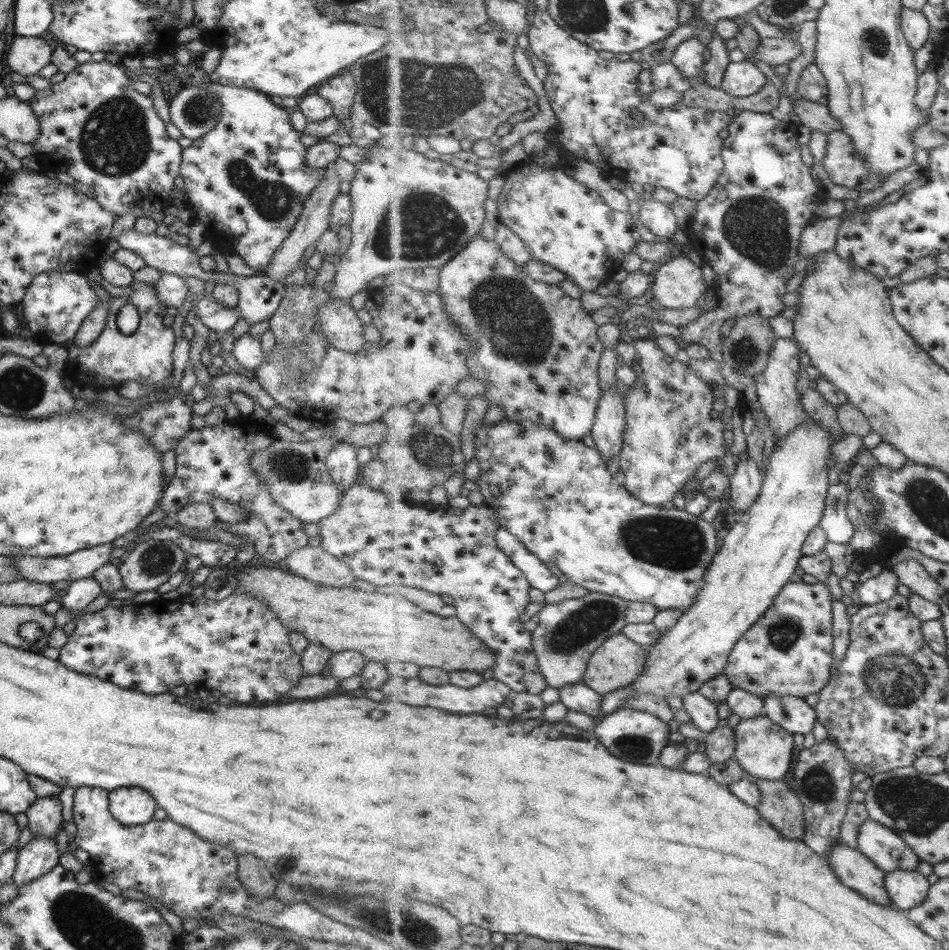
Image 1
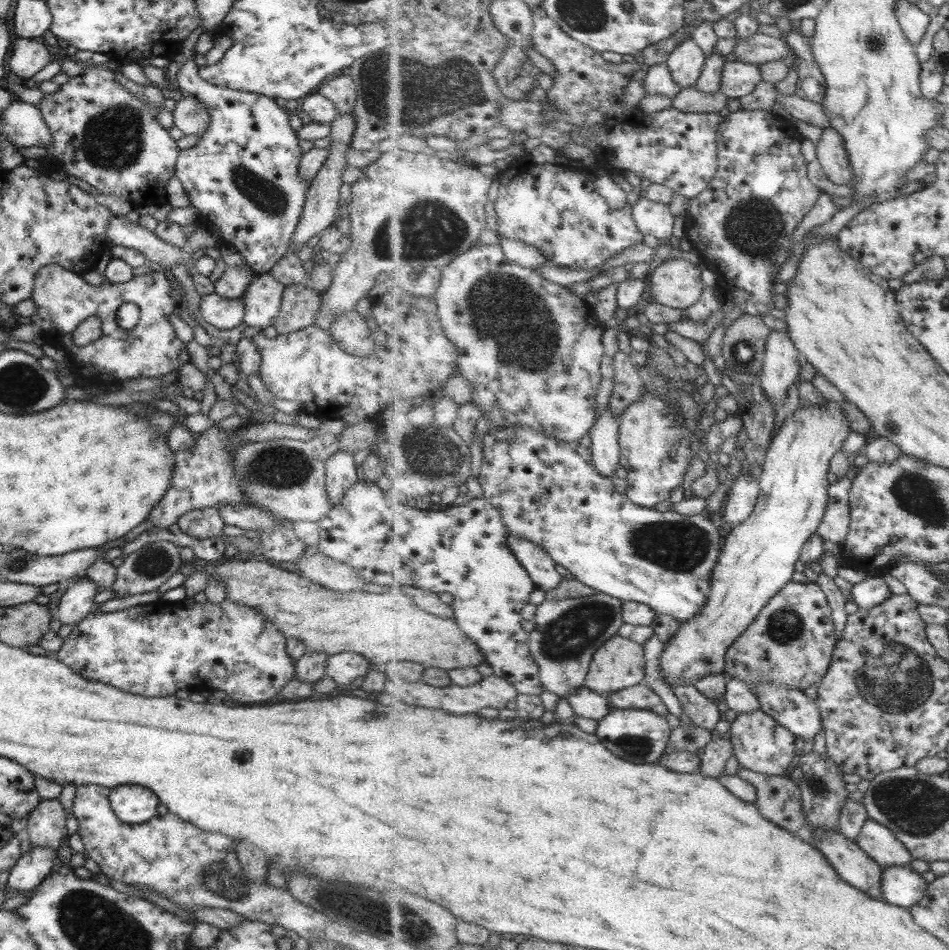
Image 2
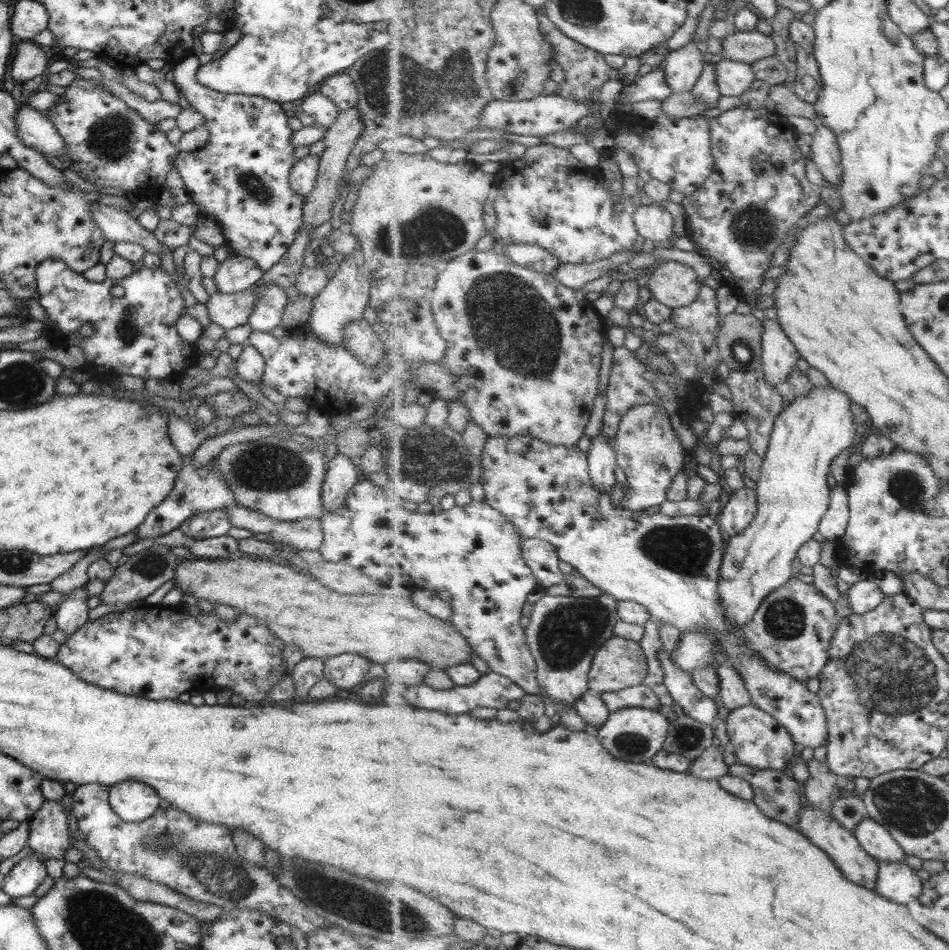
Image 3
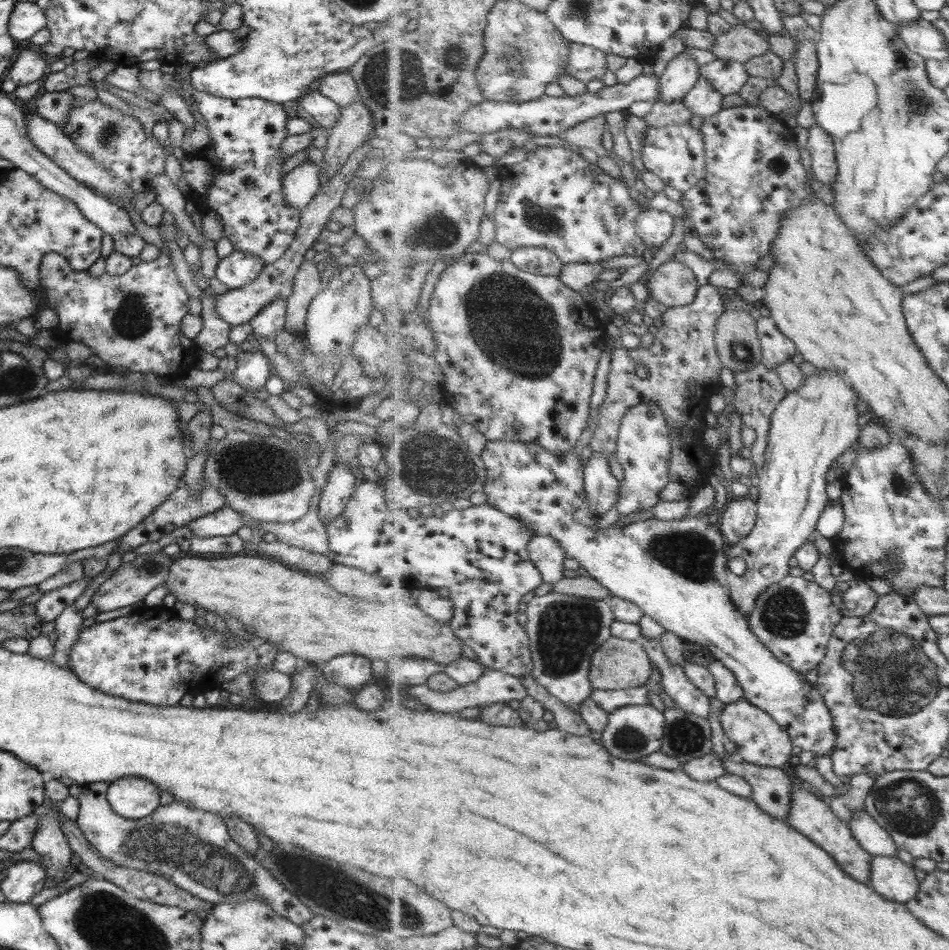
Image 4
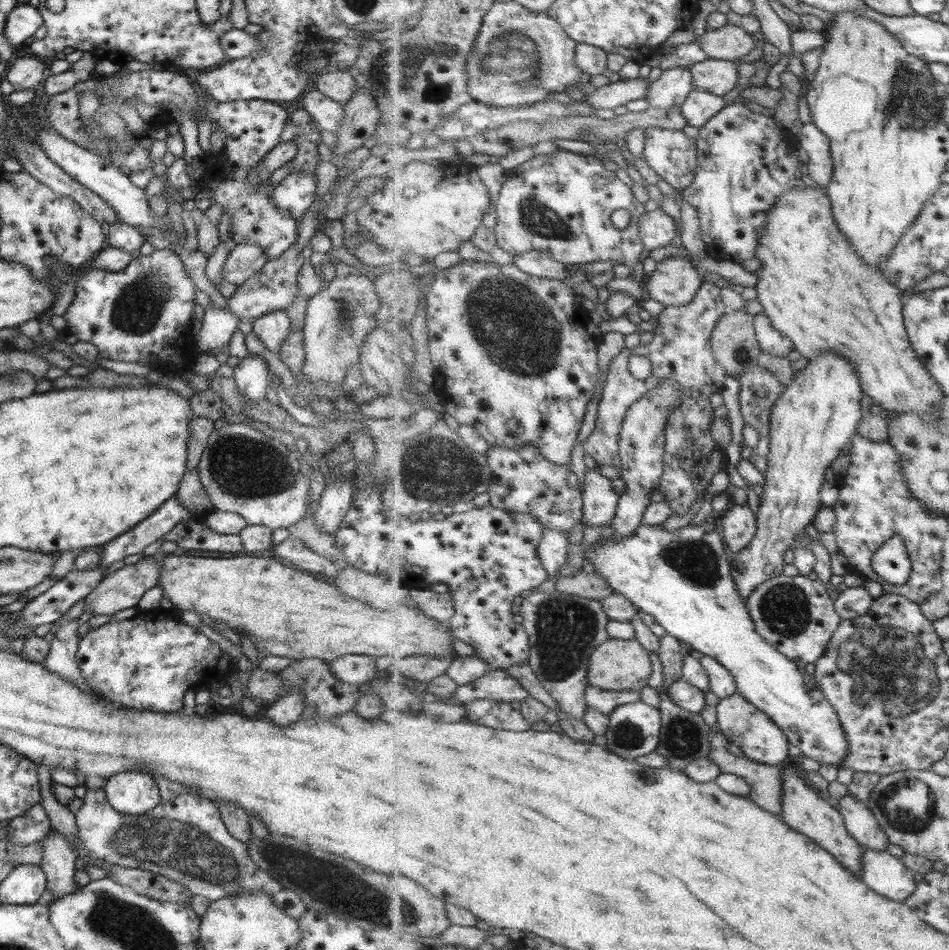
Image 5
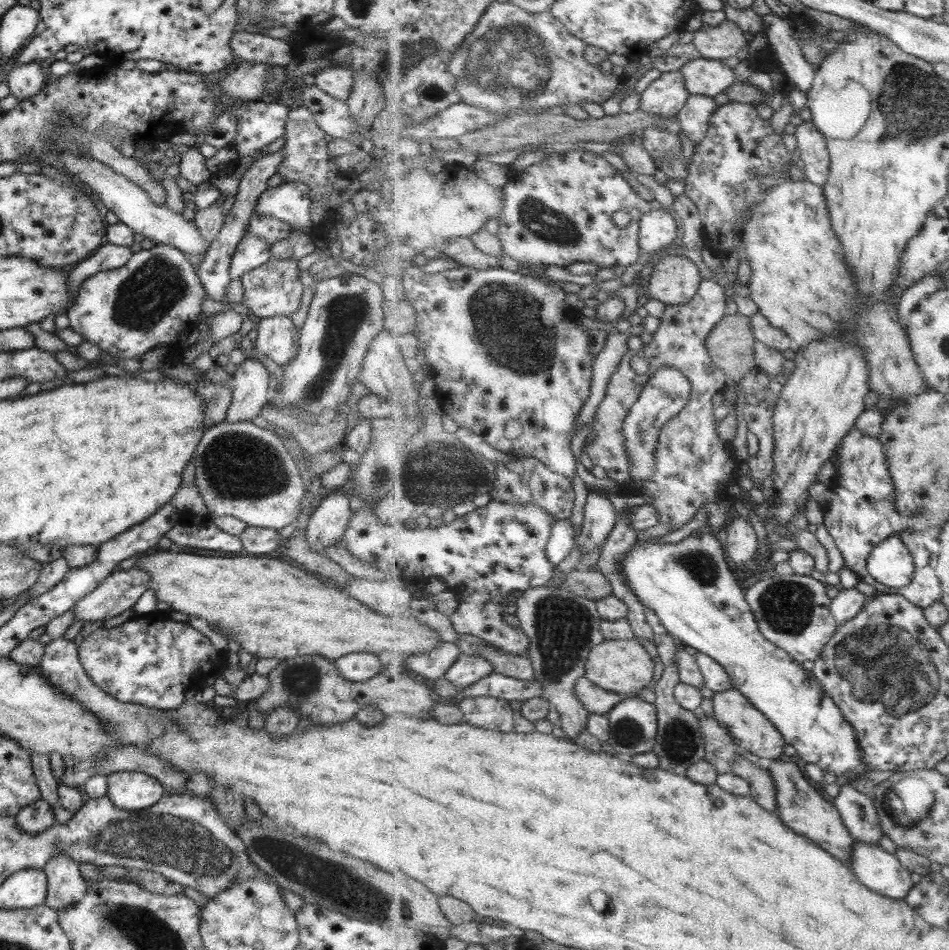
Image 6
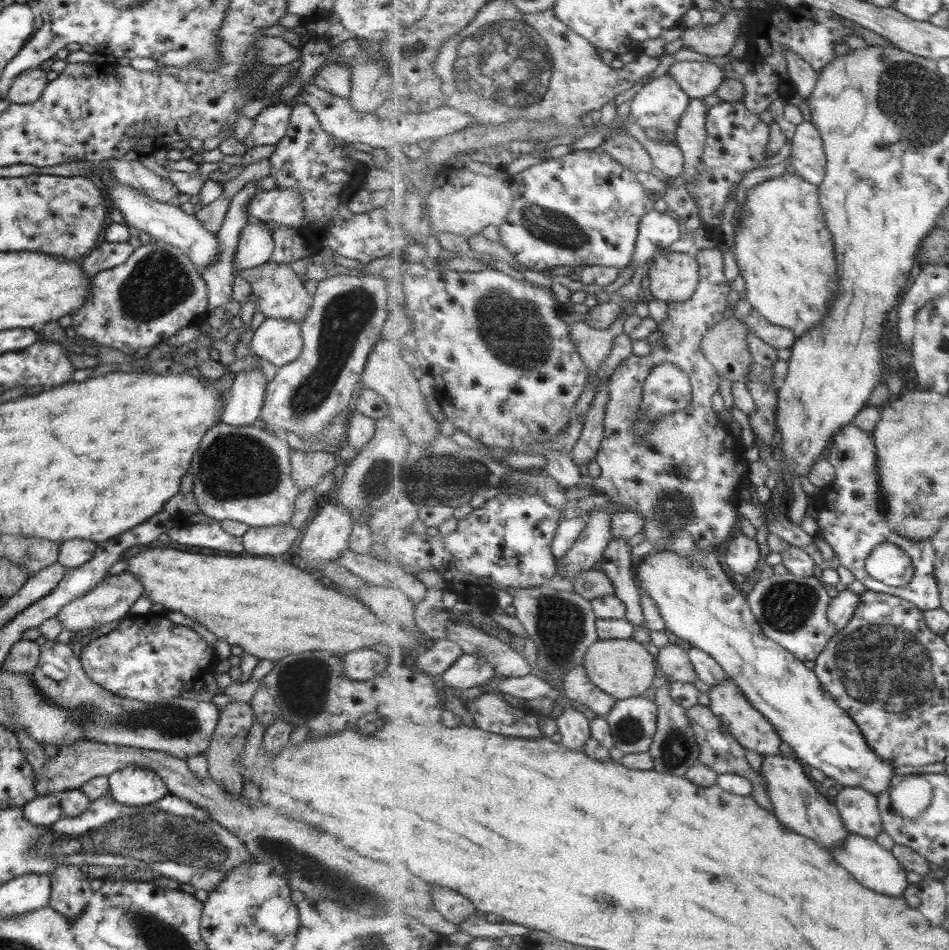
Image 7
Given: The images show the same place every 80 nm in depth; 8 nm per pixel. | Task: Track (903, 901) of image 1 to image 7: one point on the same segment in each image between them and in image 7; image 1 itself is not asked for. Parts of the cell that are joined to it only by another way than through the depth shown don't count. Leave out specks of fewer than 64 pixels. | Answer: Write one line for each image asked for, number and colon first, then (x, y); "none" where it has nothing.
2: (903, 886)
3: (897, 881)
4: (893, 878)
5: (886, 874)
6: (879, 870)
7: (867, 861)

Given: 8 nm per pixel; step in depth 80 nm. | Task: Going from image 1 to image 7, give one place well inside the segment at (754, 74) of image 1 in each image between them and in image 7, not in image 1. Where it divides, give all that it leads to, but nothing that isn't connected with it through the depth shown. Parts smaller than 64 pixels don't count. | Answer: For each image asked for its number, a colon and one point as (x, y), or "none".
2: (739, 79)
3: (734, 78)
4: (727, 77)
5: (718, 76)
6: (708, 77)
7: (699, 79)

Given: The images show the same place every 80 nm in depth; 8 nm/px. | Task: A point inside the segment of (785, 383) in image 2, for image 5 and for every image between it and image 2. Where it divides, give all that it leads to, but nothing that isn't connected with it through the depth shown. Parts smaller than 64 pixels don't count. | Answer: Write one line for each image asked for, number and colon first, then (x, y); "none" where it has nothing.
3: (780, 355)
4: (777, 348)
5: (772, 341)

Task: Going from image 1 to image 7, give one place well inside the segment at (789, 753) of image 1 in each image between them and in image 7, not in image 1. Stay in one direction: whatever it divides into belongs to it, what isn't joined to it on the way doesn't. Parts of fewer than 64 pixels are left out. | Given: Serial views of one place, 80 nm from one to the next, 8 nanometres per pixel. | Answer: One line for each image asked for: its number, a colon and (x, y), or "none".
2: (761, 743)
3: (758, 739)
4: (760, 739)
5: (759, 737)
6: (754, 732)
7: (750, 727)

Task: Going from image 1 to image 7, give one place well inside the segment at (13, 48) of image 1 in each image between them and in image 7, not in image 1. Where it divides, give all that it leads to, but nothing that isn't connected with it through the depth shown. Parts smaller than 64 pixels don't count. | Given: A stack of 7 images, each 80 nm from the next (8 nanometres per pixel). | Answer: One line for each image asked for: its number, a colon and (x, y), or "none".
2: (28, 56)
3: (29, 60)
4: (28, 66)
5: (26, 72)
6: (25, 80)
7: (26, 87)

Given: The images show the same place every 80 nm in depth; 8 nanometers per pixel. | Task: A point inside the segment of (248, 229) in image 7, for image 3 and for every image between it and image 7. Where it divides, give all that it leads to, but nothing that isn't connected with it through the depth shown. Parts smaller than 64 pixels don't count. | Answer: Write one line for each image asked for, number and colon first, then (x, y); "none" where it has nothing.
3: (237, 273)
4: (238, 268)
5: (243, 260)
6: (251, 252)

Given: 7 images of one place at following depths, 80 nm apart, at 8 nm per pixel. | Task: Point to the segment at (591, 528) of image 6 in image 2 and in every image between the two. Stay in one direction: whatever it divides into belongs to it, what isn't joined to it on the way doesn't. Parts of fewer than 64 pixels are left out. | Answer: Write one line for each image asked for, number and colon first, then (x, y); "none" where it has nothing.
2: (606, 451)
3: (602, 456)
4: (603, 489)
5: (601, 501)

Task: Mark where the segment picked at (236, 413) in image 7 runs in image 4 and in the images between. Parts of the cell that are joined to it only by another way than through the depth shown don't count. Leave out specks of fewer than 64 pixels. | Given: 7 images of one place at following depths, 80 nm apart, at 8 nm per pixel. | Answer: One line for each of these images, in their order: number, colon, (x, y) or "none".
4: (252, 370)
5: (250, 376)
6: (249, 381)

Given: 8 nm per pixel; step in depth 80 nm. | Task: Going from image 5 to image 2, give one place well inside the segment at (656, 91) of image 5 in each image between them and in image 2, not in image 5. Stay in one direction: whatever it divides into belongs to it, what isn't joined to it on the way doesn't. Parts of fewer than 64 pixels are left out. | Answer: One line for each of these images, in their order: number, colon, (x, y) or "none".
2: (686, 62)
3: (684, 66)
4: (681, 74)

